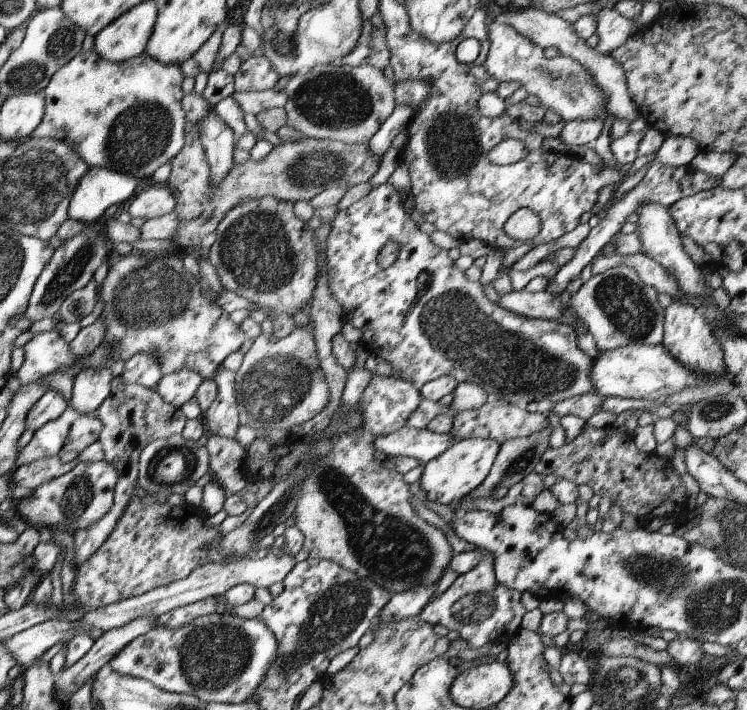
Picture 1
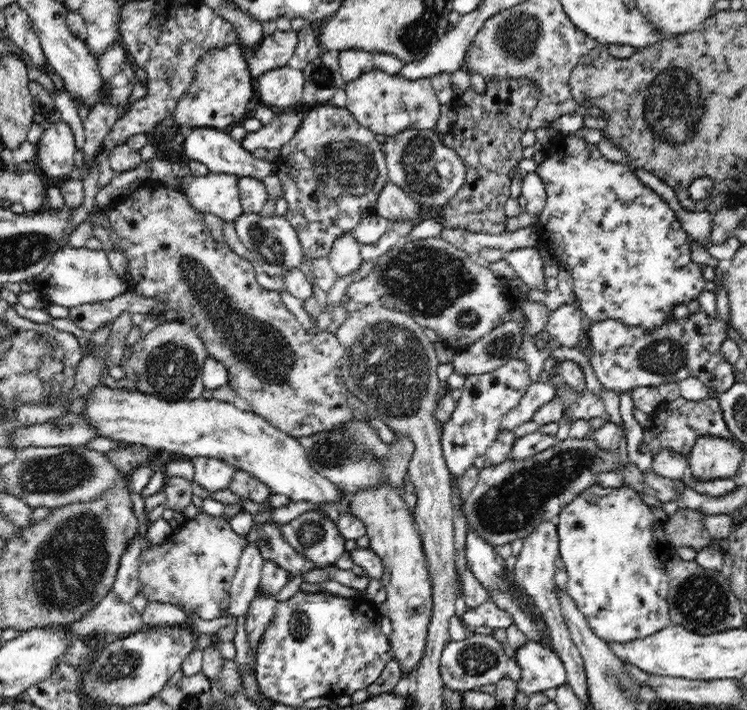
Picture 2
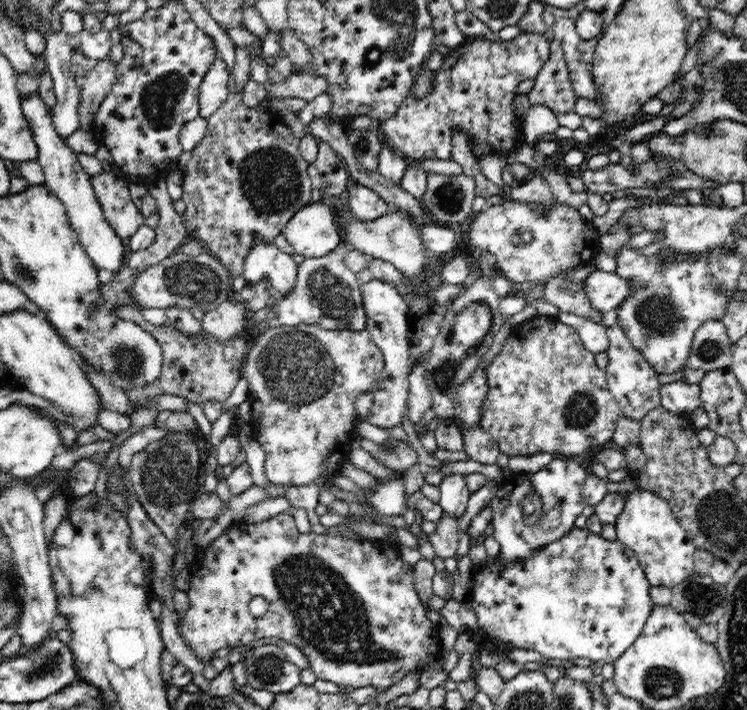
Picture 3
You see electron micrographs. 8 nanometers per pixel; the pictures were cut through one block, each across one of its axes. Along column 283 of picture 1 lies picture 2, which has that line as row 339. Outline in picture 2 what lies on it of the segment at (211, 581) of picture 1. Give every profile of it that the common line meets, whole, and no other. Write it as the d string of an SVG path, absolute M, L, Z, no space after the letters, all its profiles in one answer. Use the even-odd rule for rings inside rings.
M578 302L560 304L556 310L552 310L546 332L550 332L552 338L560 342L560 346L578 348L578 340L582 334L582 320L584 316L578 308Z

